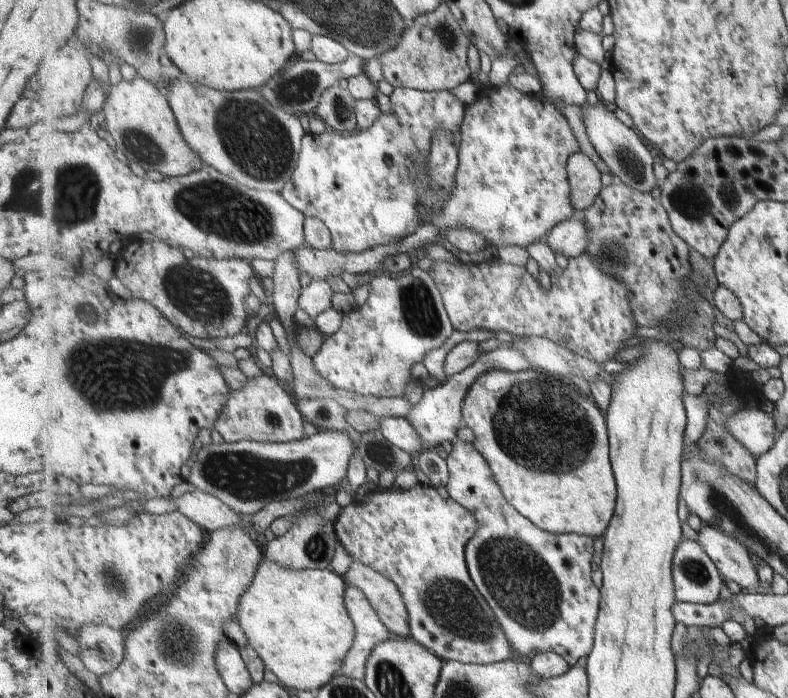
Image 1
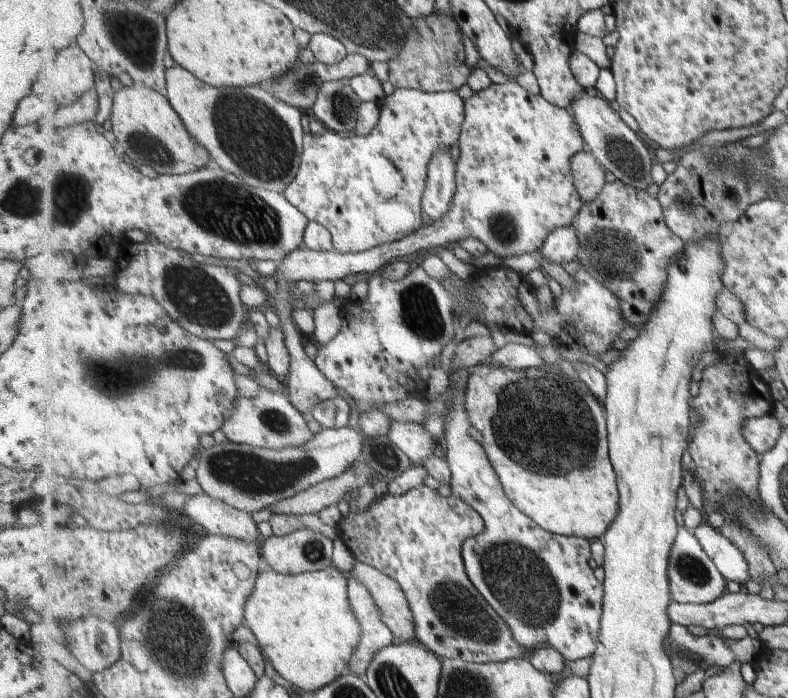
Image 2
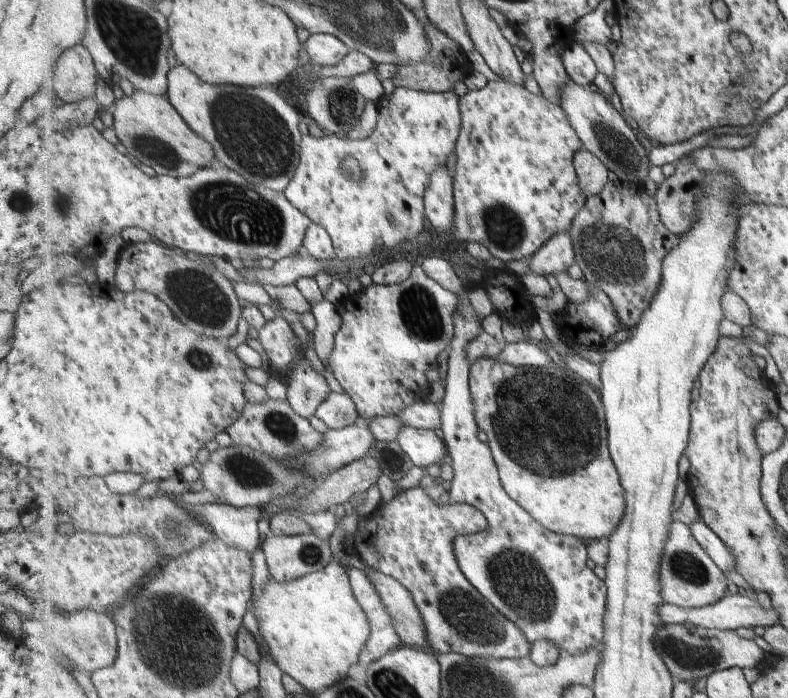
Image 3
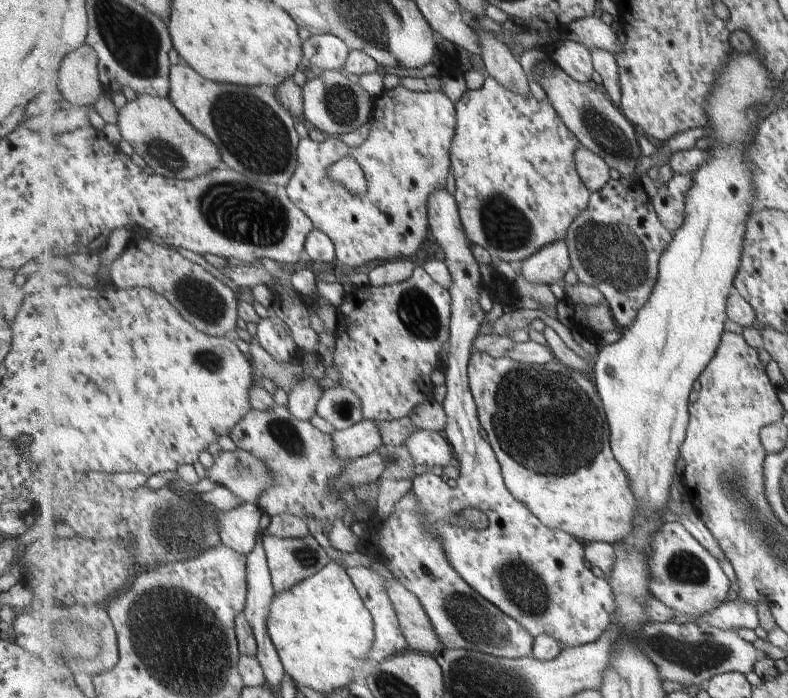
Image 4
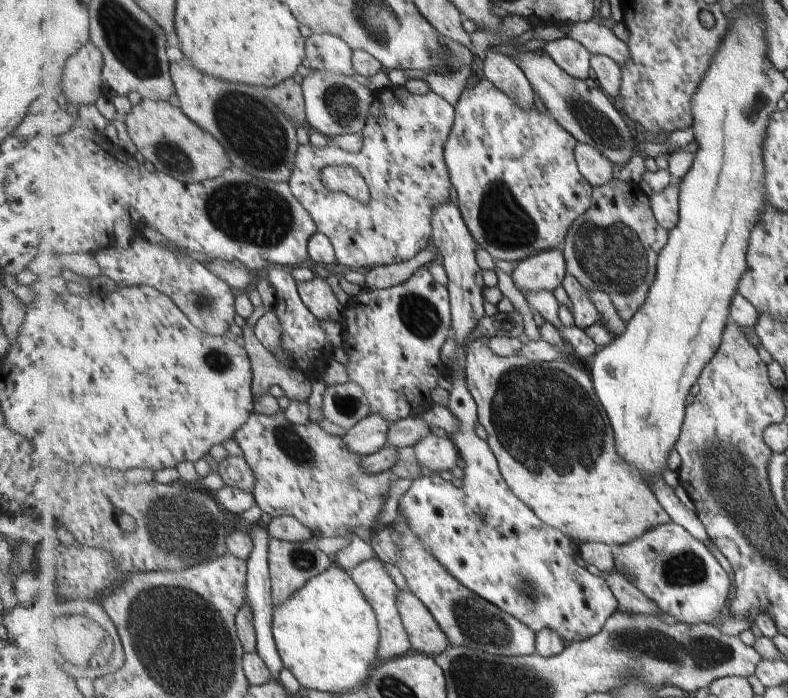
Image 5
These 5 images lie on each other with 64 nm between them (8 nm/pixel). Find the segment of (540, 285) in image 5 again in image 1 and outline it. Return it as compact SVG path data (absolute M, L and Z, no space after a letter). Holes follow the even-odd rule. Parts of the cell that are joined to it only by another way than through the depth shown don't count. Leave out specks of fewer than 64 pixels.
M585 211L577 212L571 220L562 222L544 240L553 254L564 256L569 261L579 258L589 244L589 230L585 222Z

